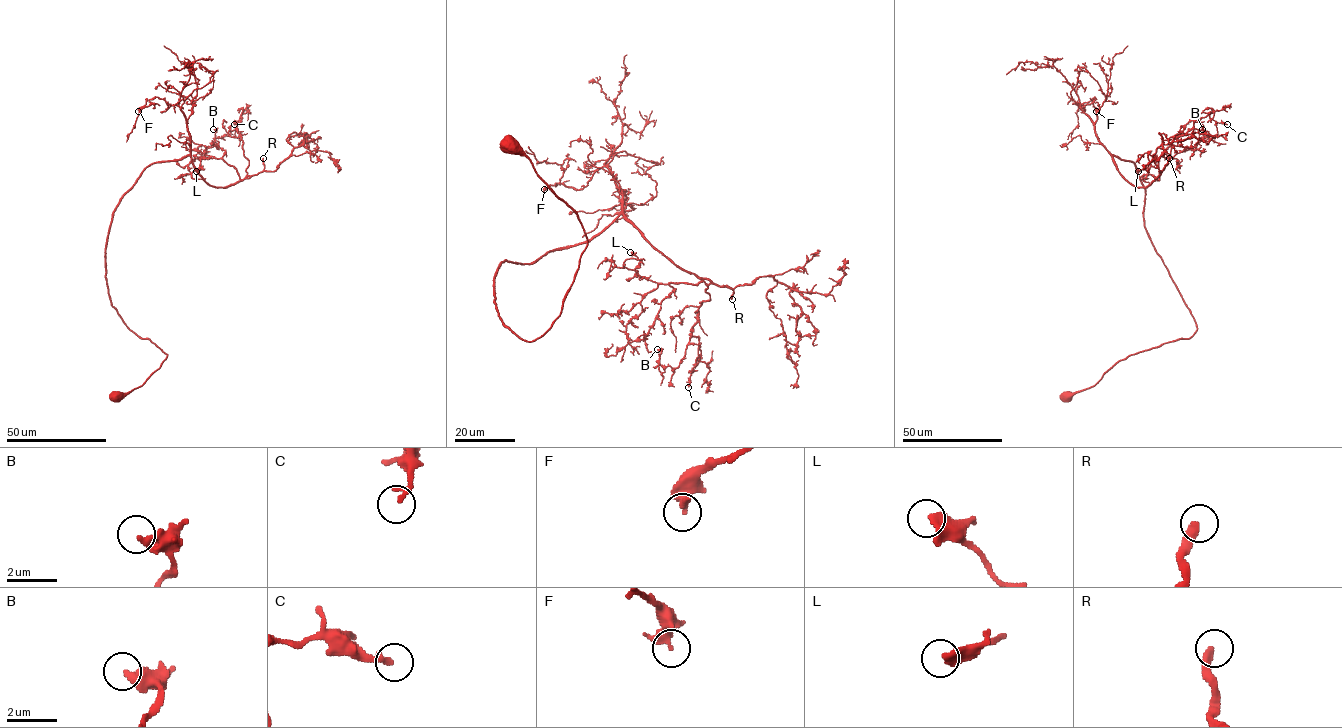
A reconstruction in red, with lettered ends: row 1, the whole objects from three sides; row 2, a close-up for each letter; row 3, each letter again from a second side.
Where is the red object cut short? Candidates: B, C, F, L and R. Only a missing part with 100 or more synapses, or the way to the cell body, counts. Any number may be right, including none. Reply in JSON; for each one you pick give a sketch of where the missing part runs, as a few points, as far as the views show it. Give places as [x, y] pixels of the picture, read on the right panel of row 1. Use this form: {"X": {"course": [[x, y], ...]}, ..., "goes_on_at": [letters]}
{"R": {"course": [[1169, 158], [1174, 142], [1183, 137], [1190, 125], [1215, 109], [1220, 113], [1223, 126], [1214, 134]]}, "goes_on_at": ["R"]}

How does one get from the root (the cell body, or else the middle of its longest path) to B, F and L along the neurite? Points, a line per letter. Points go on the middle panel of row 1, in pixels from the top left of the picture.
B: (512, 143), (587, 245), (543, 334), (502, 323), (503, 261), (622, 214), (710, 281), (679, 365), (657, 349)
F: (512, 143), (587, 239), (560, 316), (526, 341), (496, 309), (500, 264), (621, 211), (606, 167), (544, 189)
L: (512, 143), (587, 239), (560, 316), (512, 332), (500, 264), (620, 214), (710, 282), (647, 280), (630, 252)

